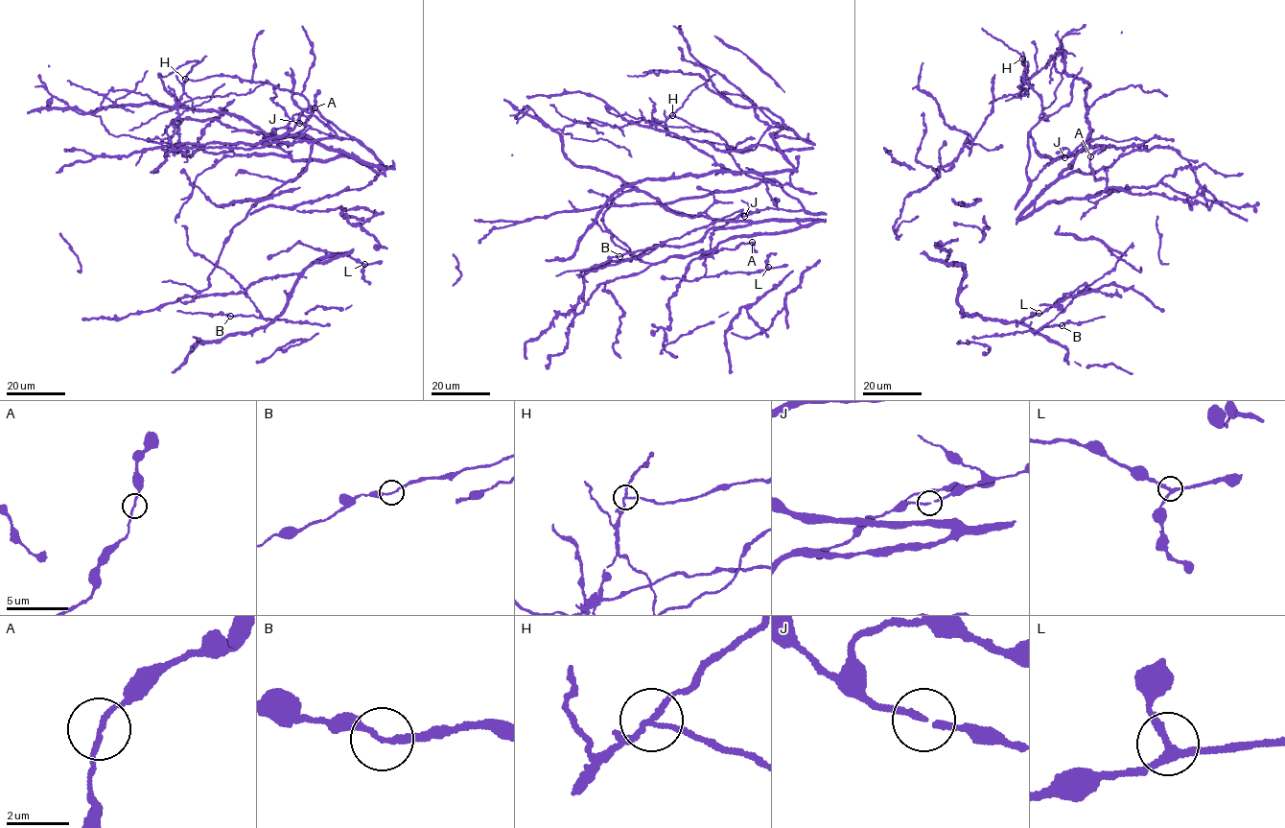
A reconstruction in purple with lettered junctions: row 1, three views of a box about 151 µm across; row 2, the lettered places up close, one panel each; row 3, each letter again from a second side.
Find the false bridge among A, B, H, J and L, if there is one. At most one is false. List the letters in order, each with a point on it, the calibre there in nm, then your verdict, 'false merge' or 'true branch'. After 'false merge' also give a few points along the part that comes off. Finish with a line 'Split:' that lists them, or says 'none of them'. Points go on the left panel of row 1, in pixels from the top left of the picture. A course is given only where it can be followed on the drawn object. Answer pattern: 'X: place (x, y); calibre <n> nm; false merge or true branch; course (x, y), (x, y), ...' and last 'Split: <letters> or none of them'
A: place (315, 107); calibre 150 nm; true branch
B: place (230, 316); calibre 150 nm; true branch
H: place (185, 79); calibre 150 nm; false merge
J: place (299, 123); calibre 160 nm; true branch
L: place (364, 264); calibre 240 nm; true branch
Split: H

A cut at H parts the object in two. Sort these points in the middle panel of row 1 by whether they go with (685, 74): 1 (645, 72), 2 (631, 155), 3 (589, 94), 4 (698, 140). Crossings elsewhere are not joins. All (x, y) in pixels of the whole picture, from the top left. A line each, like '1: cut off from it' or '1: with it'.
1: with it
2: cut off from it
3: with it
4: cut off from it

